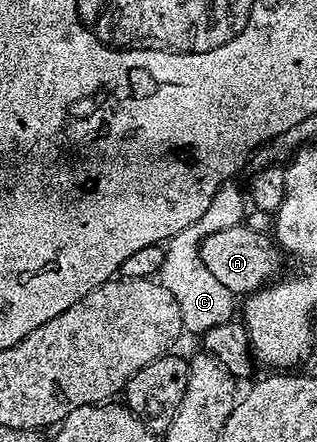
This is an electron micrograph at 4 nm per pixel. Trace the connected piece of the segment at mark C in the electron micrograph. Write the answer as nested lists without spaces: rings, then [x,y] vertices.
[[[225,181],[213,193],[213,201],[209,201],[209,209],[193,221],[181,233],[177,233],[169,240],[166,240],[163,253],[163,264],[159,270],[157,279],[163,284],[169,293],[173,293],[173,301],[177,301],[177,309],[181,309],[181,321],[183,322],[183,331],[189,333],[192,331],[195,337],[201,337],[213,325],[221,325],[236,314],[237,299],[231,294],[209,269],[205,269],[205,261],[201,261],[199,246],[209,233],[217,233],[220,229],[229,229],[230,227],[240,226],[244,222],[245,216],[245,195],[244,192],[234,184],[233,181]]]

